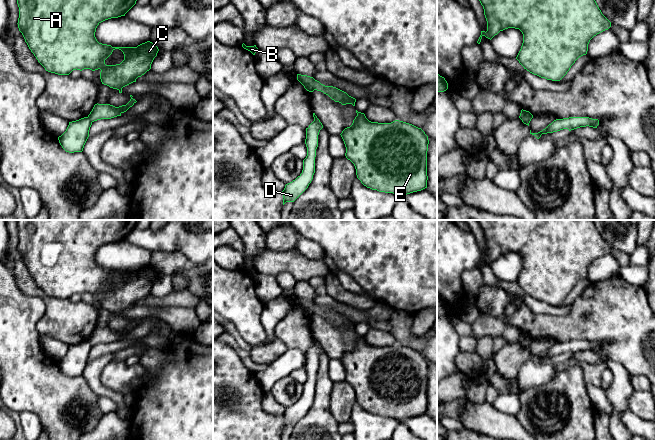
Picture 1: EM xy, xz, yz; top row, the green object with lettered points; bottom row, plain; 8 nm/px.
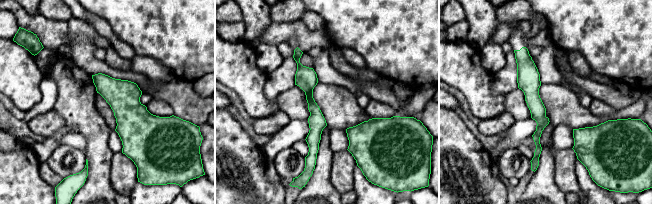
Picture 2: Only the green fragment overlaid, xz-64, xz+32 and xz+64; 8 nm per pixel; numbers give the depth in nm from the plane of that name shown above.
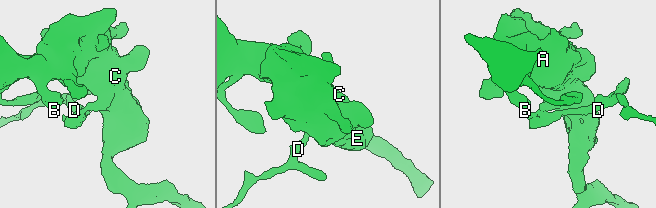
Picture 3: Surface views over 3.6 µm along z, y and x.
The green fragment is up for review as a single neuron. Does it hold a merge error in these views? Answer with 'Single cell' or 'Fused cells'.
Fused cells

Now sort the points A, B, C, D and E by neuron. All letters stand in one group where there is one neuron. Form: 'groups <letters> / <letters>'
groups A B C E / D

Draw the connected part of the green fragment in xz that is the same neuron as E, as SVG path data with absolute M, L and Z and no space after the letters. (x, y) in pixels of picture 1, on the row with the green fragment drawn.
M356 110L357 116L350 127L340 134L345 147L345 156L356 169L357 178L372 190L393 193L401 198L427 188L428 136L412 124L395 120L391 123L369 121L364 113Z

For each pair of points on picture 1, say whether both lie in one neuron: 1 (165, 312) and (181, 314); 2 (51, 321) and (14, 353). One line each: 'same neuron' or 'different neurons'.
1: same neuron
2: different neurons

